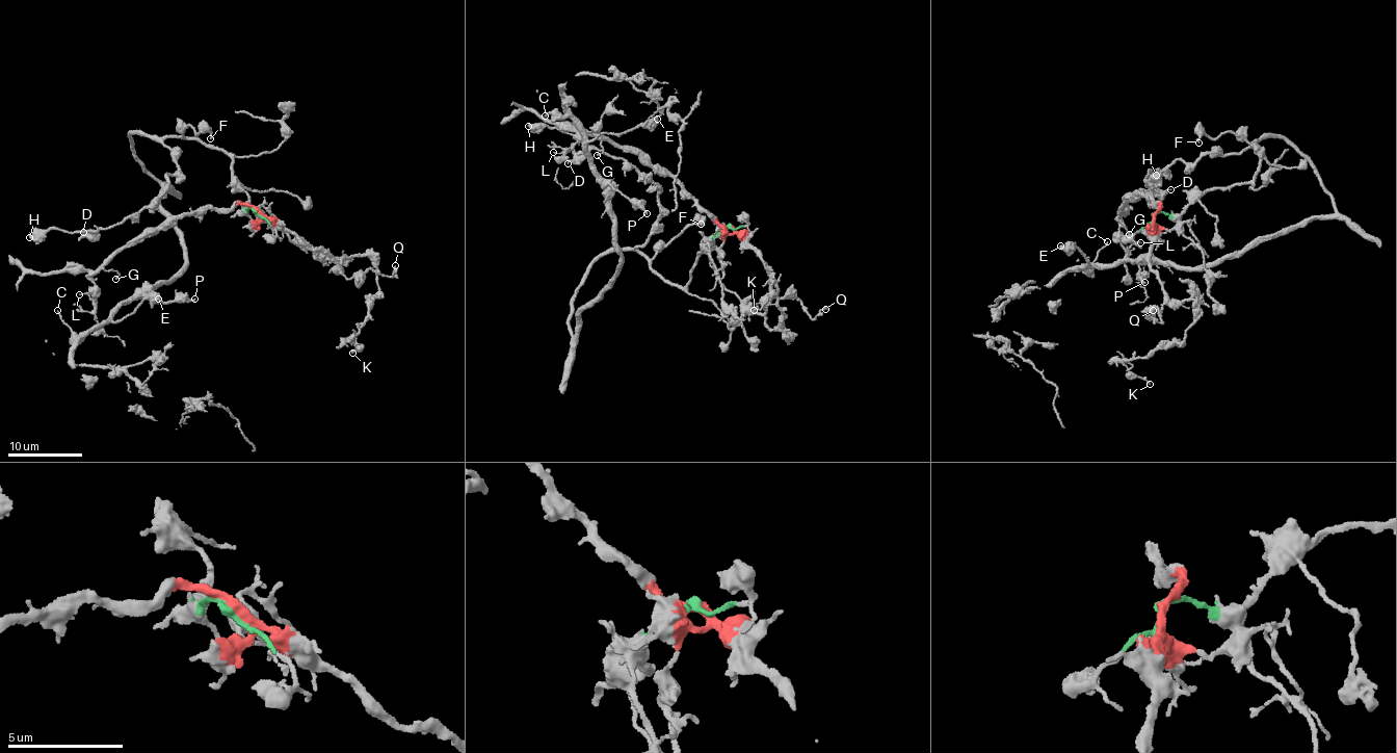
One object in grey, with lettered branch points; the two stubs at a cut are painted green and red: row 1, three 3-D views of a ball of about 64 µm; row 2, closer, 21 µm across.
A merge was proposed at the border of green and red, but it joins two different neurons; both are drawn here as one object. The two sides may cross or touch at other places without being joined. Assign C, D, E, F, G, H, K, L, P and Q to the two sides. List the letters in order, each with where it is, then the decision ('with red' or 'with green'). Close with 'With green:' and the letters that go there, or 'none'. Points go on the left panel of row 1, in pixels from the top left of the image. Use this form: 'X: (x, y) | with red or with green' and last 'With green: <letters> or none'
C: (57, 310) | with green
D: (83, 232) | with green
E: (158, 299) | with green
F: (210, 138) | with green
G: (115, 279) | with red
H: (29, 237) | with green
K: (352, 353) | with red
L: (79, 294) | with red
P: (194, 299) | with green
Q: (395, 265) | with red
With green: C, D, E, F, H, P

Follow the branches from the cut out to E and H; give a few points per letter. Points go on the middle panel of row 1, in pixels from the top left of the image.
E: (731, 228), (683, 287), (633, 249), (605, 251), (571, 301), (572, 335), (621, 259), (586, 144), (658, 119)
H: (731, 228), (699, 254), (683, 287), (662, 281), (635, 249), (662, 213), (660, 185), (578, 137), (527, 125)

